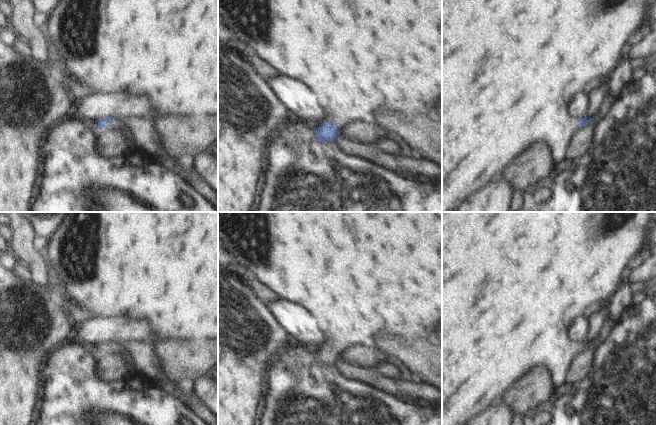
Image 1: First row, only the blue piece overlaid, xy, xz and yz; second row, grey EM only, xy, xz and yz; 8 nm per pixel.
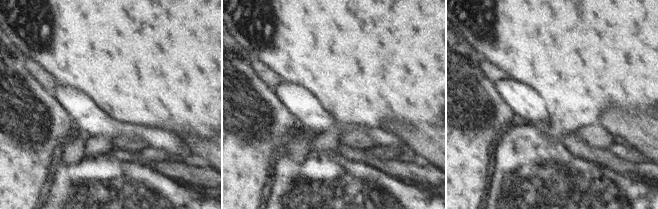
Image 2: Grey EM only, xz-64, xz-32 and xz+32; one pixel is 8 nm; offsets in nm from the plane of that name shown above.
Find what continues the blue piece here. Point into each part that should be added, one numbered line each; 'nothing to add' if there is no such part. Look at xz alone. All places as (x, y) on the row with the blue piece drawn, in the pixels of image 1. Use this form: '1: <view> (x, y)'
1: xz (359, 57)

